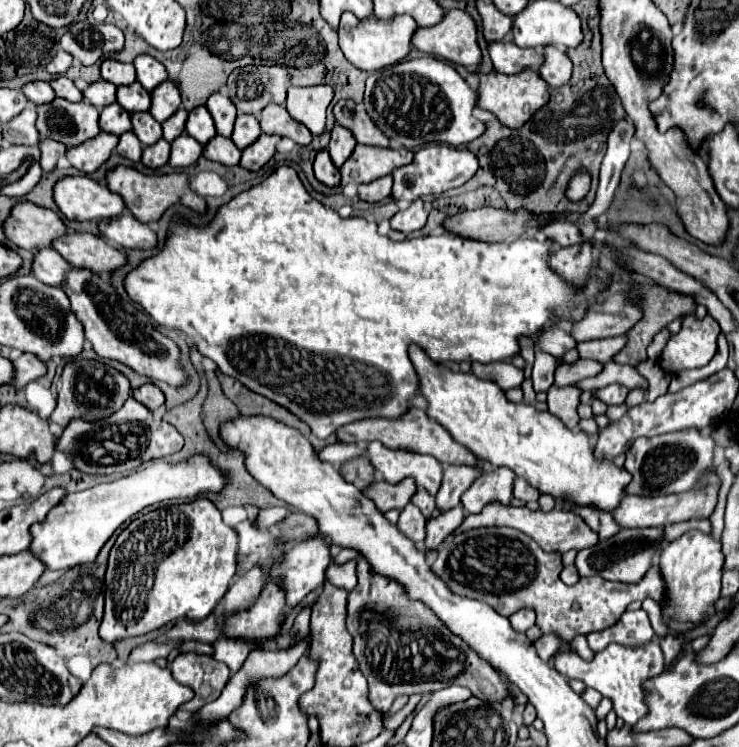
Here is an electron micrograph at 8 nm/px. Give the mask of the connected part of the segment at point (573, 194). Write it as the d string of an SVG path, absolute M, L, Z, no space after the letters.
M579 171L579 173L571 179L571 183L569 183L569 187L567 187L567 197L569 197L571 201L579 201L579 199L583 199L583 197L587 195L587 191L589 191L589 175L587 175L585 171Z

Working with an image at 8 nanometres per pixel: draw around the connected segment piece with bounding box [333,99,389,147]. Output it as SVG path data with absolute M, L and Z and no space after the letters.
M341 99L335 105L333 113L337 123L347 127L355 135L357 143L373 147L389 147L389 139L379 131L379 127L375 127L363 105L357 105L351 99Z

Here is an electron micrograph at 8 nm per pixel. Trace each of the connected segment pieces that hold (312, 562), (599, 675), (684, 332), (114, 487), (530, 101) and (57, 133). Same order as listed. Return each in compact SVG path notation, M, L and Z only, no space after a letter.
M323 535L301 541L283 555L283 563L277 565L273 573L283 577L283 587L287 587L287 609L295 607L307 593L323 585L325 571L331 563L331 543Z
M653 639L651 643L639 645L639 647L625 647L619 643L611 643L605 647L605 651L595 653L591 661L581 659L573 649L559 651L551 657L553 667L569 679L585 681L587 687L597 689L603 697L613 701L613 711L619 719L625 721L625 725L635 725L641 717L647 715L647 705L643 701L643 687L641 683L649 677L663 673L663 651L659 651L659 641Z
M687 315L681 331L669 339L659 357L661 369L667 373L677 373L707 365L717 351L719 333L719 323L711 315L707 315L703 321Z
M201 453L177 463L155 461L117 481L101 483L79 493L69 493L43 523L31 527L33 541L29 549L47 565L47 569L67 569L91 563L97 559L109 537L145 507L169 499L195 499L201 493L219 493L225 489L225 479L227 477L223 471L213 467L209 457Z
M525 69L519 75L503 75L503 73L481 75L479 107L491 111L503 125L511 129L523 127L523 123L527 123L527 119L531 119L539 111L539 107L545 107L547 99L549 99L549 87L537 71Z
M57 97L53 103L37 107L37 129L41 137L55 139L67 147L77 147L101 133L99 111L87 103L69 103Z

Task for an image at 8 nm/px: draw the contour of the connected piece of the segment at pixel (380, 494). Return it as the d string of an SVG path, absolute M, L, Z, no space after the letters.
M379 479L367 489L367 497L371 497L379 511L385 513L389 509L403 509L411 501L415 491L417 489L411 479L405 479L399 485L389 485L387 481Z

